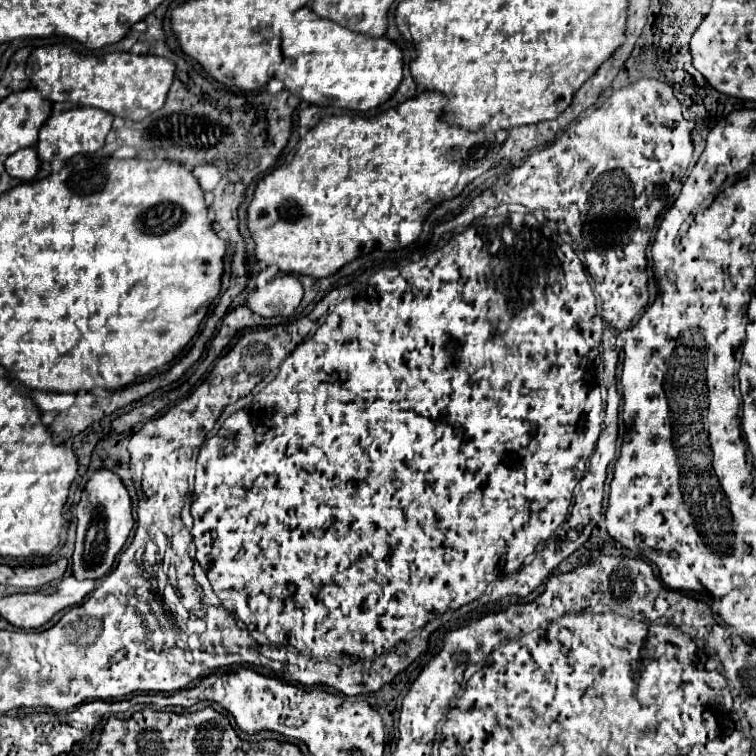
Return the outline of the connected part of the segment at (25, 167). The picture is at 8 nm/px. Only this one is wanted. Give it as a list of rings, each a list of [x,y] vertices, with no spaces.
[[[19,149],[17,153],[9,155],[5,161],[7,173],[15,179],[23,179],[23,181],[31,181],[39,169],[39,159],[35,155],[35,149]]]

